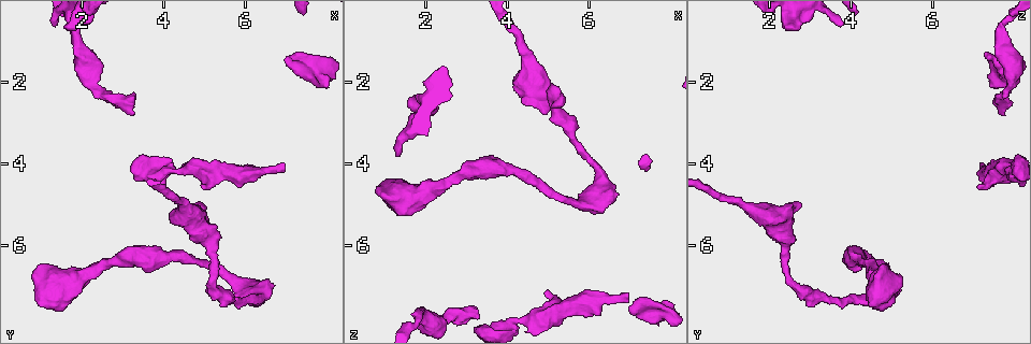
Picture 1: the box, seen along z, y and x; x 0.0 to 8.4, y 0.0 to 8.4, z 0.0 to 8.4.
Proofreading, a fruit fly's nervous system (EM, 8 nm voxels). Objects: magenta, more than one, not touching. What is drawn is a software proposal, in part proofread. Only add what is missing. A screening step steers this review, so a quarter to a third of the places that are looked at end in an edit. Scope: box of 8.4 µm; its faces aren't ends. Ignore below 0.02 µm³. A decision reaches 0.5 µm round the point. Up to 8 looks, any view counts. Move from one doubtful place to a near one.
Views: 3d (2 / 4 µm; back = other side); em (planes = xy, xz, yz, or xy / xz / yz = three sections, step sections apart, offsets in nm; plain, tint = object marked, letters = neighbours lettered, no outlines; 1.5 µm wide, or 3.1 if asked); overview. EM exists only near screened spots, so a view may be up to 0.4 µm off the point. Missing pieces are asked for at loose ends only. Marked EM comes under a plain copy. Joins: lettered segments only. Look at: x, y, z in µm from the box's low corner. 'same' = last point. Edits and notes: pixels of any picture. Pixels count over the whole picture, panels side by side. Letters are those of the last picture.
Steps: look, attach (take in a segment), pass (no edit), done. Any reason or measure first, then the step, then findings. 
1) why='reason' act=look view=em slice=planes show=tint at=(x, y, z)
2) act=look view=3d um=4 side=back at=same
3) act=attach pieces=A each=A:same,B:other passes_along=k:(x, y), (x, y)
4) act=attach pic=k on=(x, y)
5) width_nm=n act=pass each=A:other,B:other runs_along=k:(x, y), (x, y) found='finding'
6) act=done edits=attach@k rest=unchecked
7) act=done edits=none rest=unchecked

why='branch stops here' act=look view=em slice=planes show=letters at=(1.35, 0.60, 3.85)

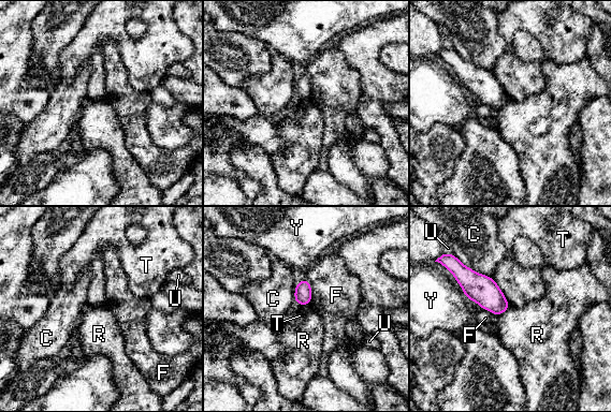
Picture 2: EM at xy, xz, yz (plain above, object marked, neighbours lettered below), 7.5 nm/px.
width_nm=130 act=pass each=C:other,F:other,R:other,T:other,U:other,Y:other border=2:(510, 306), (496, 317) found='no lettered segment goes on from it'

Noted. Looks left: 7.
why='free end' act=look view=3d um=2 at=(7.00, 4.00, 7.30)

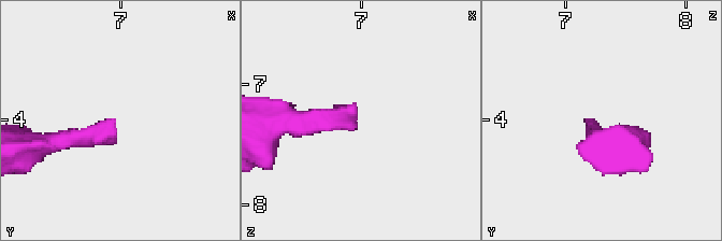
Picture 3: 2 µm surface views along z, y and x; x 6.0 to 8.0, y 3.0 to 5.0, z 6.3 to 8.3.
act=look view=em slice=planes show=letters at=(6.92, 4.02, 7.28)

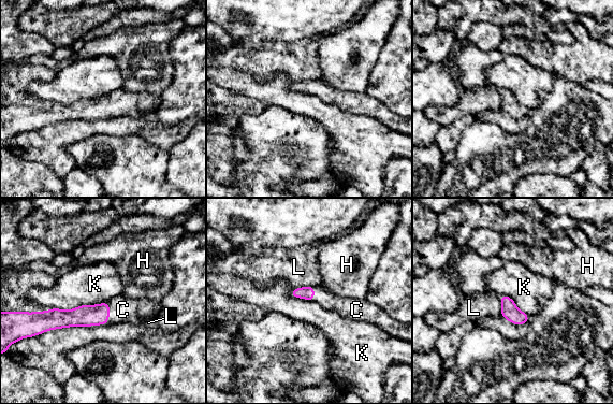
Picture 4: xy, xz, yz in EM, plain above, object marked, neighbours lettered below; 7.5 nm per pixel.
act=attach pieces=C each=C:same,H:other,K:other,L:other passes_along=4:(88, 315), (108, 313), (122, 309) found='it goes on there'

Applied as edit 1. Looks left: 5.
why='see it whole again' act=look view=overview

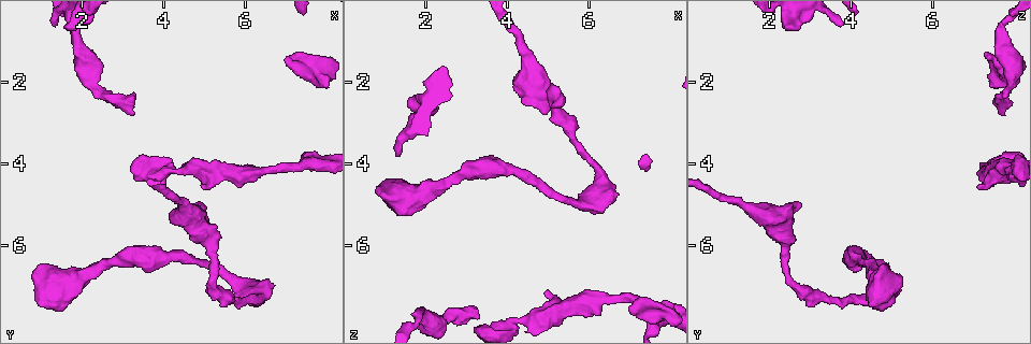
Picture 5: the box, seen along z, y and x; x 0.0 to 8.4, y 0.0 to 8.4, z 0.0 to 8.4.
why='branch stops here' act=look view=em slice=yz step=4 show=tint at=(4.90, 4.55, 7.15)

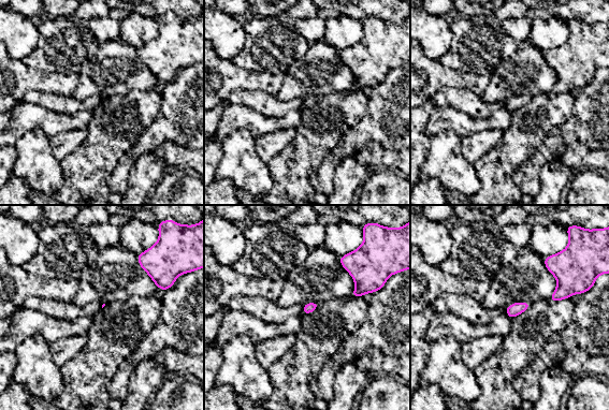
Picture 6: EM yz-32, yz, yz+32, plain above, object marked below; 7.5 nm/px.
act=look view=em slice=planes show=letters at=same

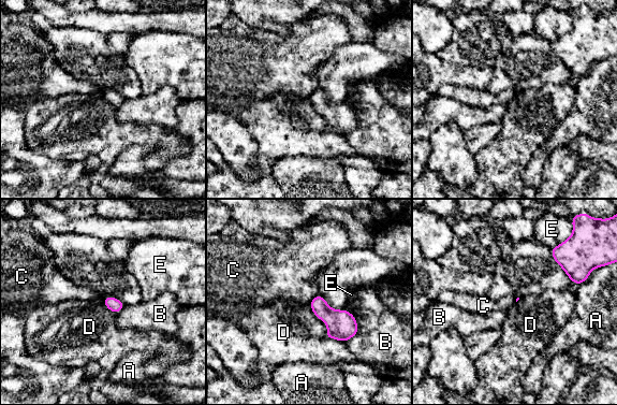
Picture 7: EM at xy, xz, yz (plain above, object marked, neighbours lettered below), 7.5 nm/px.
act=pass each=A:other,B:other,C:other,D:other,E:other border=7:(317, 294), (309, 303) found='no lettered segment goes on from it'

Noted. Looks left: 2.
act=done edits=attach@4 rest=unchecked

